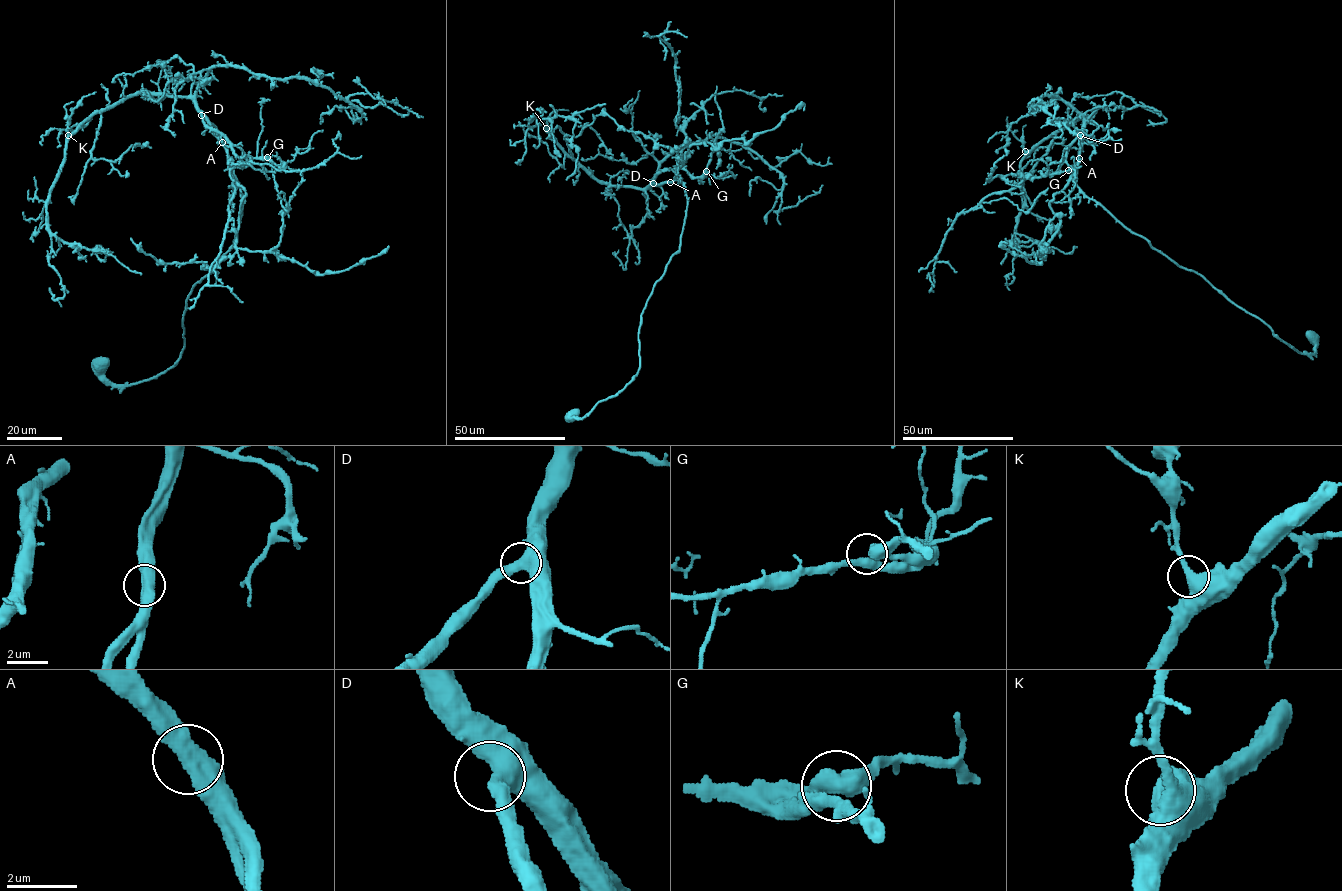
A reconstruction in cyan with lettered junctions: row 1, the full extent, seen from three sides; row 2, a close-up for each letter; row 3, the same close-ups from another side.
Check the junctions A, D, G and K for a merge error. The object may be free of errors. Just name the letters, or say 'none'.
none

